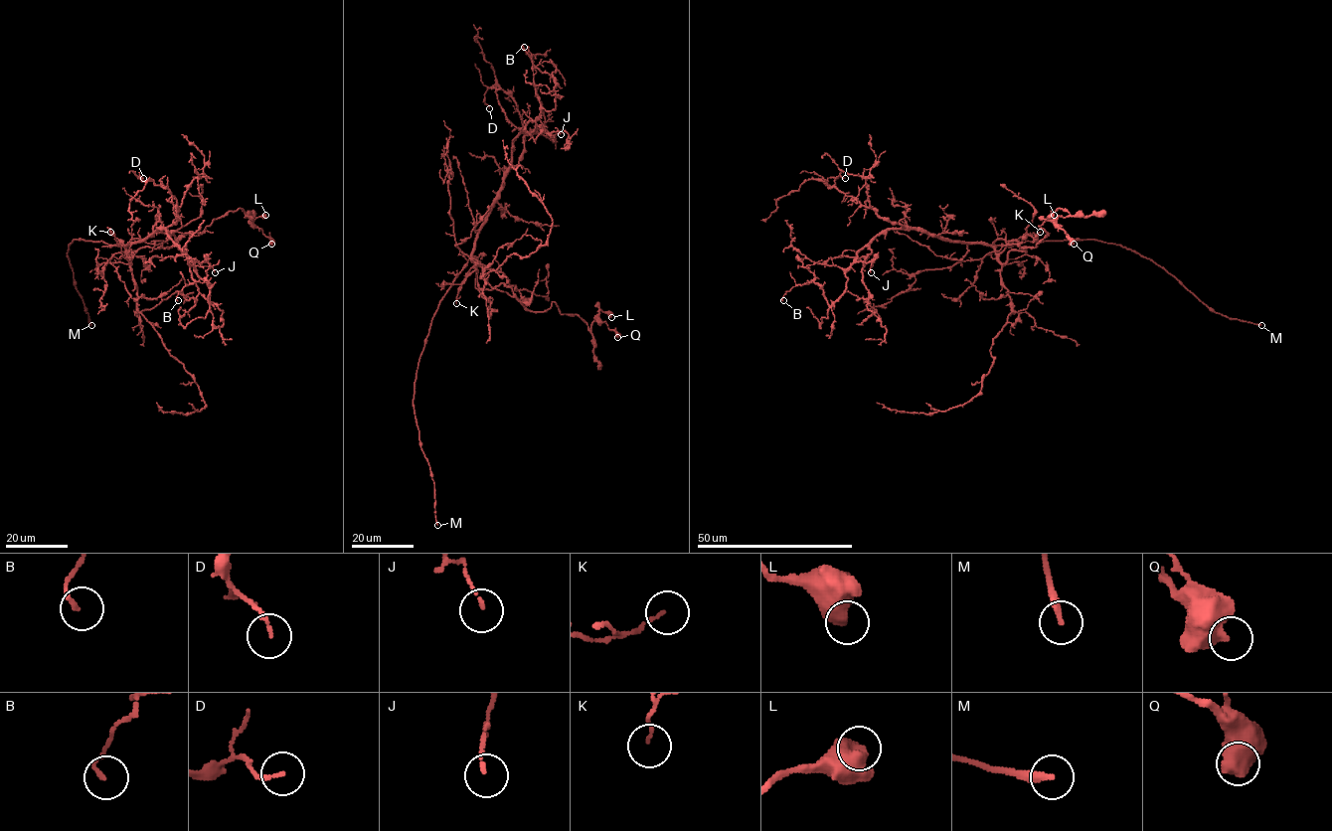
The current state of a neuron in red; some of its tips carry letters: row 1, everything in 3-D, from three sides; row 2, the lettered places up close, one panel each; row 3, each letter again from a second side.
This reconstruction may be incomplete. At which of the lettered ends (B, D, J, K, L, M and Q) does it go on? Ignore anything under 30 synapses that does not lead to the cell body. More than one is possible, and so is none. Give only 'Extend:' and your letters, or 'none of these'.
Extend: M

